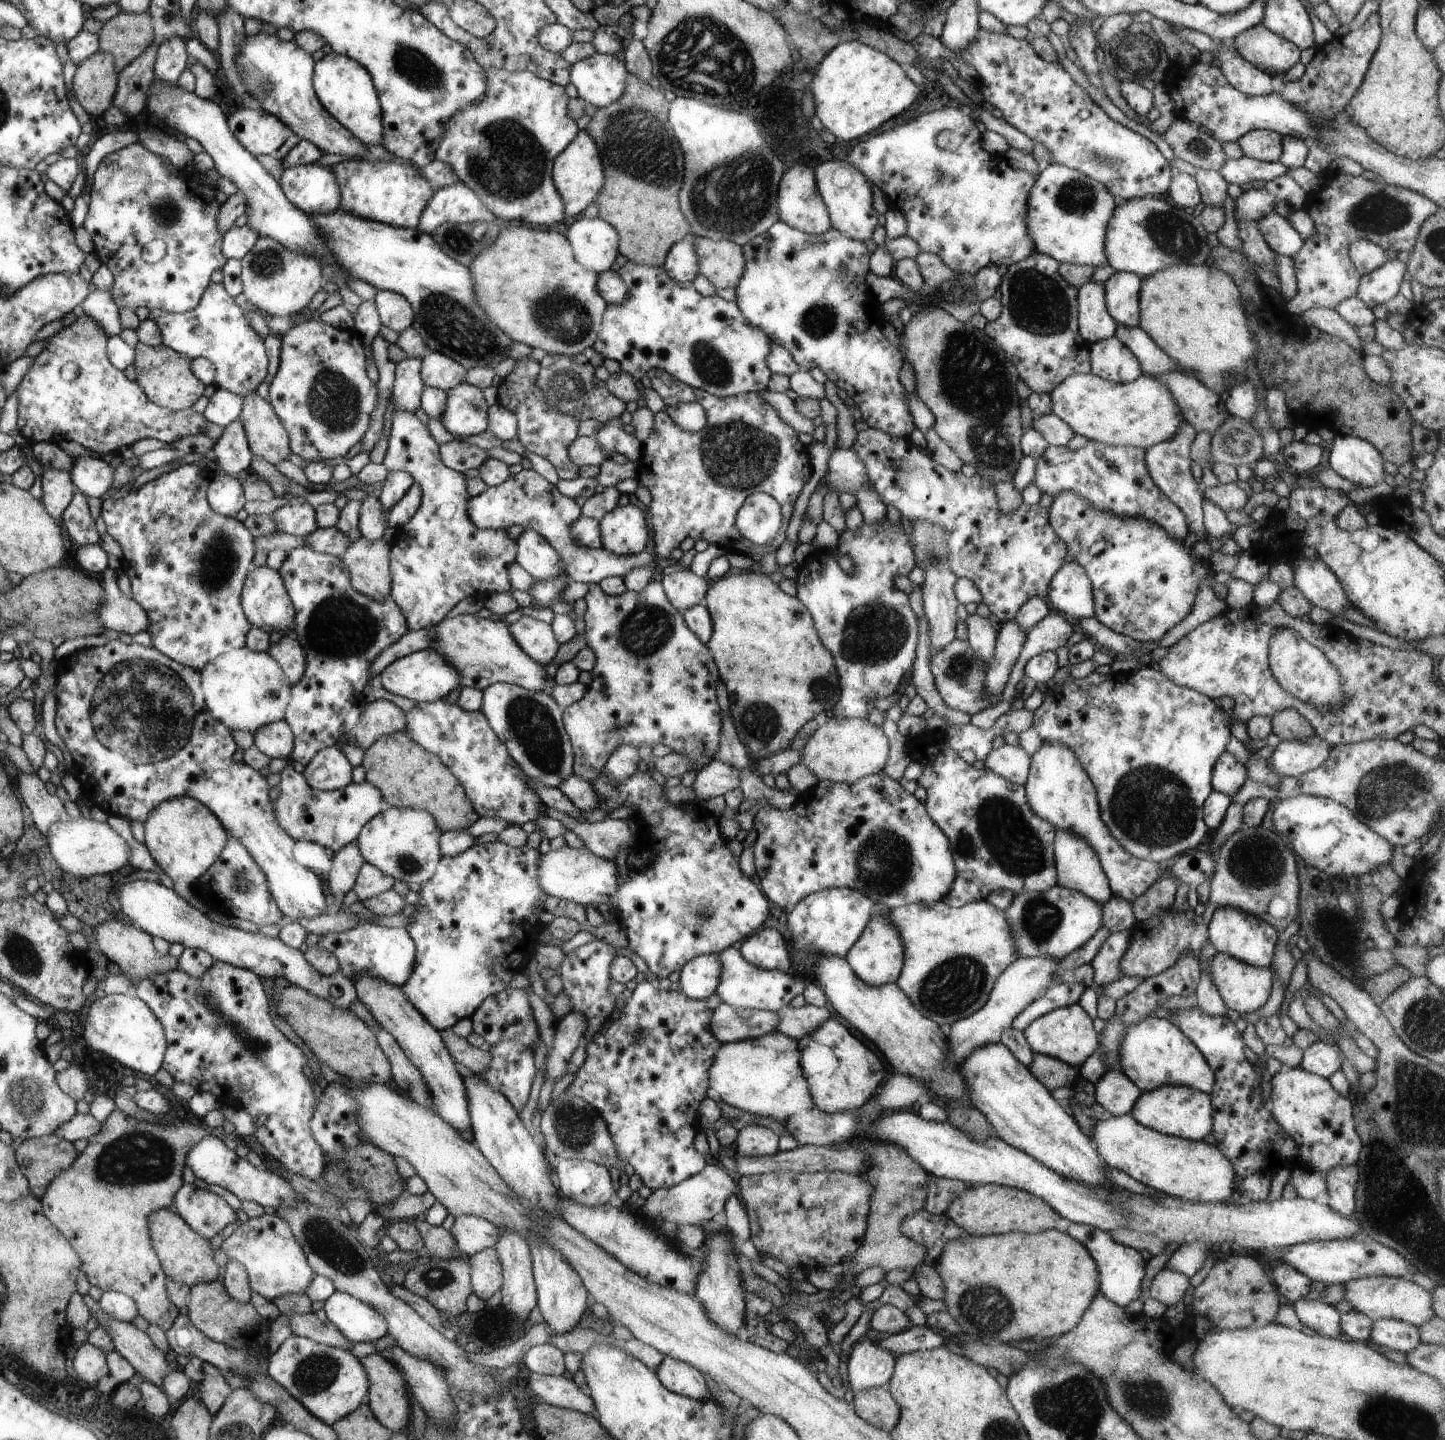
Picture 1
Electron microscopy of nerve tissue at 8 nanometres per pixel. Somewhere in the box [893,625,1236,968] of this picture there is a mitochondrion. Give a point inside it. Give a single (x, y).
(1149, 804)

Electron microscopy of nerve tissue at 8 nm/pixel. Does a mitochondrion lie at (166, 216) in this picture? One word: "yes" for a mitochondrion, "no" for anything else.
yes

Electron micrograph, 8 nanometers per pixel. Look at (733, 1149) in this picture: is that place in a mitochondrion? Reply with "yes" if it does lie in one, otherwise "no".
no

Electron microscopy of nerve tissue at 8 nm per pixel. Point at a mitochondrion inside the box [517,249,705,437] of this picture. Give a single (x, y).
(560, 315)

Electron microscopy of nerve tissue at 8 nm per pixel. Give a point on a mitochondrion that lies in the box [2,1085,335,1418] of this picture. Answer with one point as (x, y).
(136, 1158)

